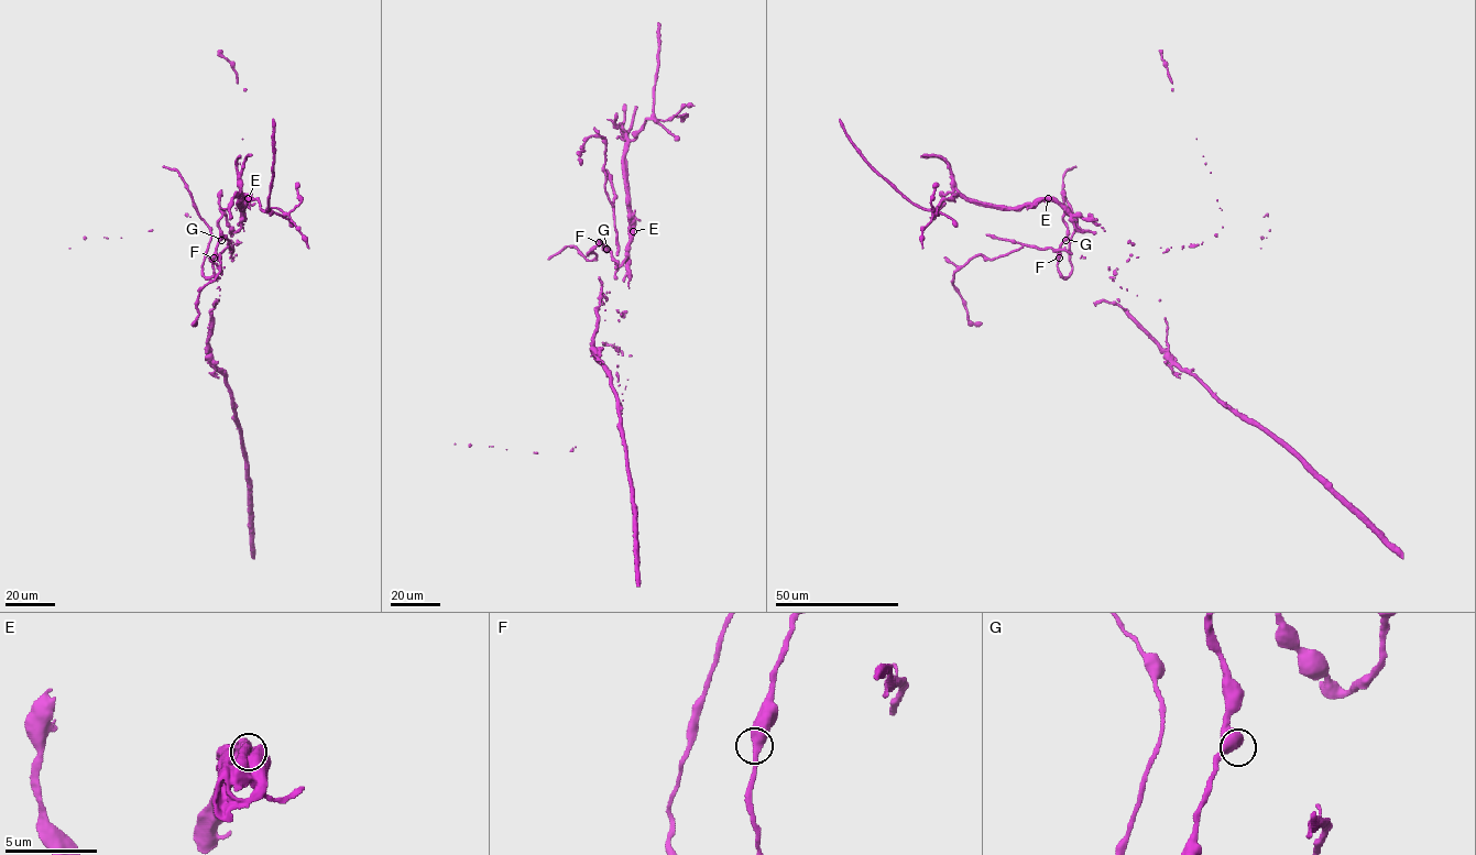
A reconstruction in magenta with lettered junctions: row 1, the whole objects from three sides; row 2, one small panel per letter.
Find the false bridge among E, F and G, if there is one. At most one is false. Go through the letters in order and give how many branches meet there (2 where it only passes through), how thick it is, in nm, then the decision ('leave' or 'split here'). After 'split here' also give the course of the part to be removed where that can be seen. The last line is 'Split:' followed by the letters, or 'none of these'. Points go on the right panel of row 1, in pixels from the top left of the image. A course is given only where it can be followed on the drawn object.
E: branches 2; calibre 700 nm; split here; course (1048, 198), (1037, 198), (1018, 207), (966, 199), (957, 188), (946, 162), (937, 156), (920, 156)
F: branches 2; calibre 440 nm; leave
G: branches 2; calibre 500 nm; leave
Split: E

